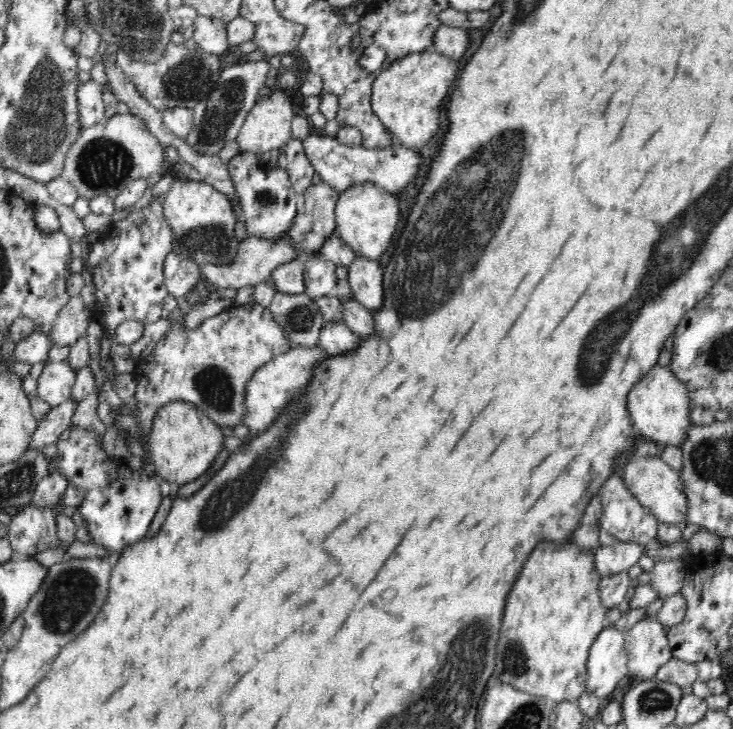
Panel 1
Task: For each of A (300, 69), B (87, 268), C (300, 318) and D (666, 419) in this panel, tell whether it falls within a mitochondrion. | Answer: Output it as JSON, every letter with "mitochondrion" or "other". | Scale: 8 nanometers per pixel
{"A":"other","B":"other","C":"mitochondrion","D":"other"}

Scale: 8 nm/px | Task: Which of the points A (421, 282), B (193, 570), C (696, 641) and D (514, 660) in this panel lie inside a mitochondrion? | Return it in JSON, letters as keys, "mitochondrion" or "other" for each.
{"A":"mitochondrion","B":"other","C":"other","D":"mitochondrion"}

